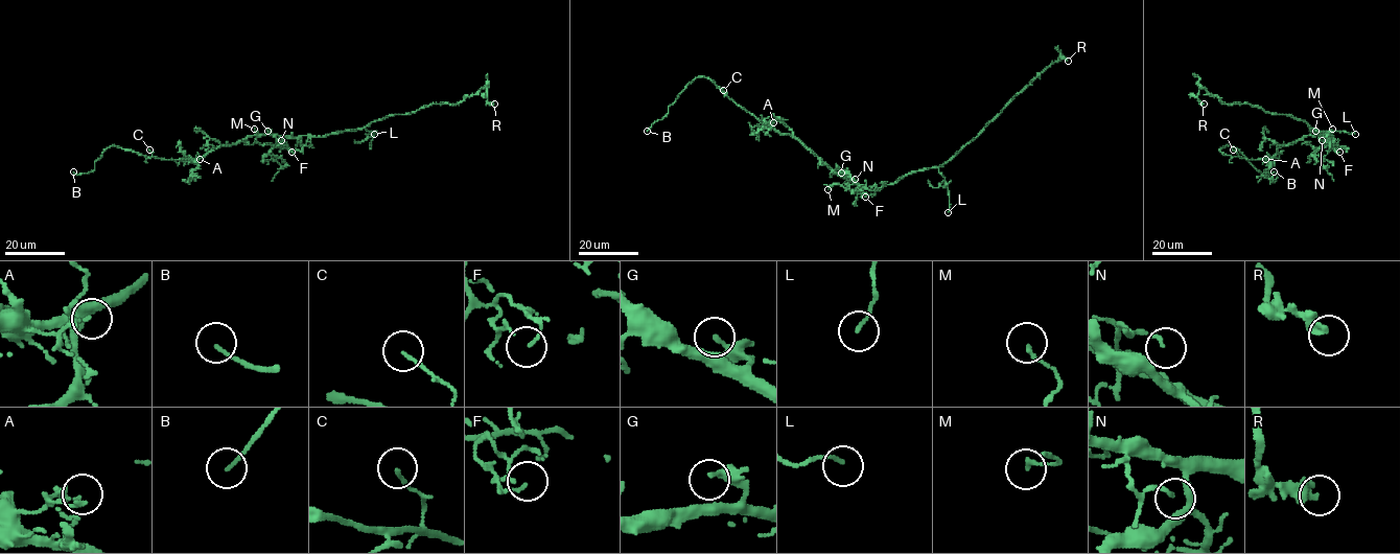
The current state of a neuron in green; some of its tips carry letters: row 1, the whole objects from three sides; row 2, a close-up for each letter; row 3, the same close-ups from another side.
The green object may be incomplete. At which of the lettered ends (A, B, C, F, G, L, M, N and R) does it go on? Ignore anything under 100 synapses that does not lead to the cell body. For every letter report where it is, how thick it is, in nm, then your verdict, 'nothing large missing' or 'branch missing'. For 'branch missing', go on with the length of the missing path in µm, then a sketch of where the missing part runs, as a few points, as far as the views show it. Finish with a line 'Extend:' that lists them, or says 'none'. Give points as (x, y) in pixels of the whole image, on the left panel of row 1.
A: at (200, 159); 90 nm thick; nothing large missing
B: at (73, 171); 130 nm thick; branch missing; about 3 µm are missing
C: at (149, 149); 90 nm thick; nothing large missing
F: at (292, 152); 100 nm thick; nothing large missing
G: at (267, 131); 200 nm thick; nothing large missing
L: at (374, 134); 120 nm thick; nothing large missing
M: at (254, 129); 140 nm thick; nothing large missing
N: at (281, 140); 110 nm thick; nothing large missing
R: at (494, 104); 360 nm thick; nothing large missing
Extend: B

